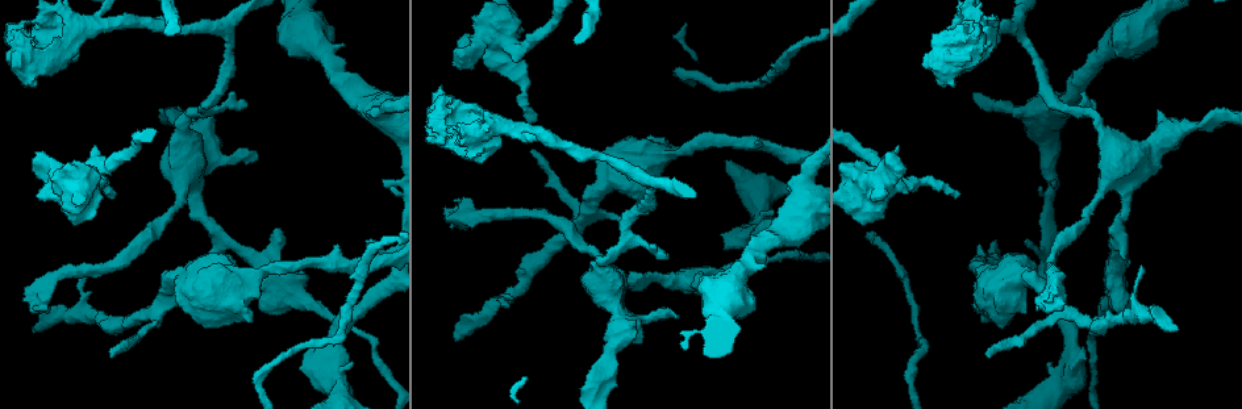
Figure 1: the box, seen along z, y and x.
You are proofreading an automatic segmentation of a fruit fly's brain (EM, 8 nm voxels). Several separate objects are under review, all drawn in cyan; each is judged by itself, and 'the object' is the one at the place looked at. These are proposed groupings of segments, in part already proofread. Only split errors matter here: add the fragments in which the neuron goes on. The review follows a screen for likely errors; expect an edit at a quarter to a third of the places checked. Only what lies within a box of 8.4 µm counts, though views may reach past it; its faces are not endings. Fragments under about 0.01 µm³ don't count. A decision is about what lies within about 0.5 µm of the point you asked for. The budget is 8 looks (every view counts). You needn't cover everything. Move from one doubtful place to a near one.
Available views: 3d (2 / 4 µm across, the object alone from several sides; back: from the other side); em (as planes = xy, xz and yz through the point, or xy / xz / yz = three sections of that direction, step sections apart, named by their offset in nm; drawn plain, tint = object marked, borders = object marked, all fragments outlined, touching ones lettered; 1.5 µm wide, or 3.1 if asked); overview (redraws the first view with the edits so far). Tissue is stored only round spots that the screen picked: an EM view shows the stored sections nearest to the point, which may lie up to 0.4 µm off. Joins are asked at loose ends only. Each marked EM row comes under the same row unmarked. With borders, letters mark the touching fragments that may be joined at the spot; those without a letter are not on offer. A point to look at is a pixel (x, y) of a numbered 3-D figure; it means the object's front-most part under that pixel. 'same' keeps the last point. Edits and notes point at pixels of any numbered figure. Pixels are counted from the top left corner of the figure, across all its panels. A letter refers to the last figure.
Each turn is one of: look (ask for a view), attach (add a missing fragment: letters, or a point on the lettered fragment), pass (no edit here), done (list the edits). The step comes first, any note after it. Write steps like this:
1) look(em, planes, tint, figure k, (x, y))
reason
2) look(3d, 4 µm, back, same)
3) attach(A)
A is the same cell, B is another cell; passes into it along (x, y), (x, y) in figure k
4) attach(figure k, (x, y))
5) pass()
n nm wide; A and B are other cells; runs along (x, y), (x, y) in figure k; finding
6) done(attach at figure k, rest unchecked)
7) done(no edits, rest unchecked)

look(em, planes, tint, figure 1, (921, 63))
stops while still wide

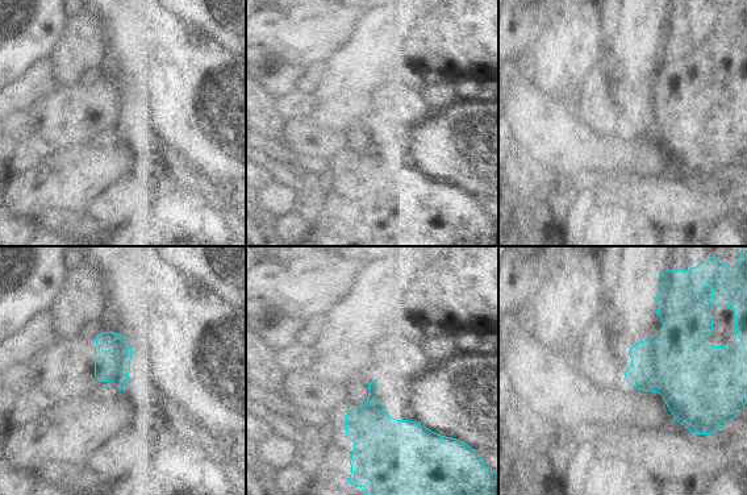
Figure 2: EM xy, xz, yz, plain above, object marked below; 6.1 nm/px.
look(em, planes, borders, same)
what lies round it

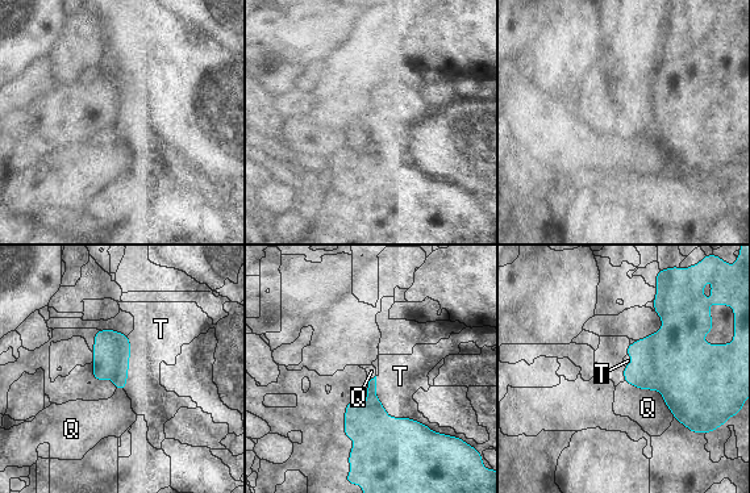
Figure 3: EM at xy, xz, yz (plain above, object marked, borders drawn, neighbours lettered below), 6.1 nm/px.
pass()
Q and T are other cells; border along (375, 376), (388, 417), (436, 434) in figure 3; no lettered fragment goes on from it

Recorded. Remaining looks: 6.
look(3d, 4 µm, figure 1, (957, 198))
free end

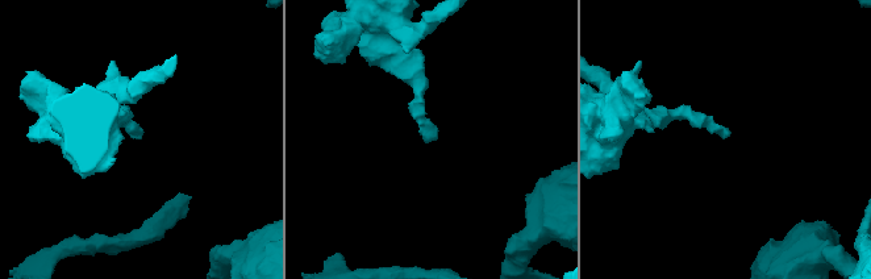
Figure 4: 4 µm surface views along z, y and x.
look(em, xz, step 4, borders, figure 4, (134, 136))

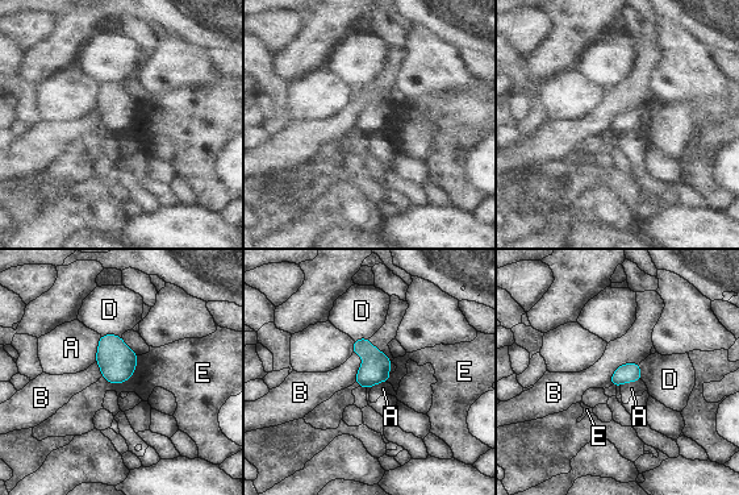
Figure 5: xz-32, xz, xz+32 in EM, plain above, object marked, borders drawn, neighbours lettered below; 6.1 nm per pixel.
look(em, yz, step 4, borders, same)
another direction

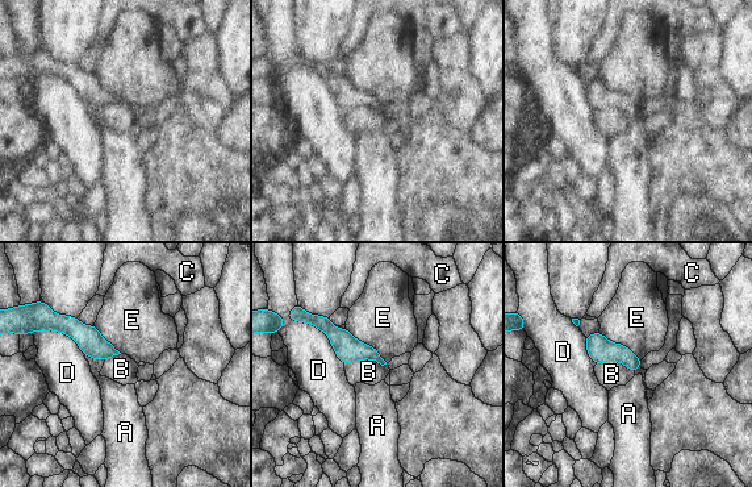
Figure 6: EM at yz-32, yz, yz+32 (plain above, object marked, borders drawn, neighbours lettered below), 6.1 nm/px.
pass()
A, B, C, D and E are other cells; runs along (317, 321), (351, 350), (376, 357) in figure 6; none of them fits

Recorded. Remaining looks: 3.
look(em, planes, borders, figure 1, (1138, 270))
tapers out

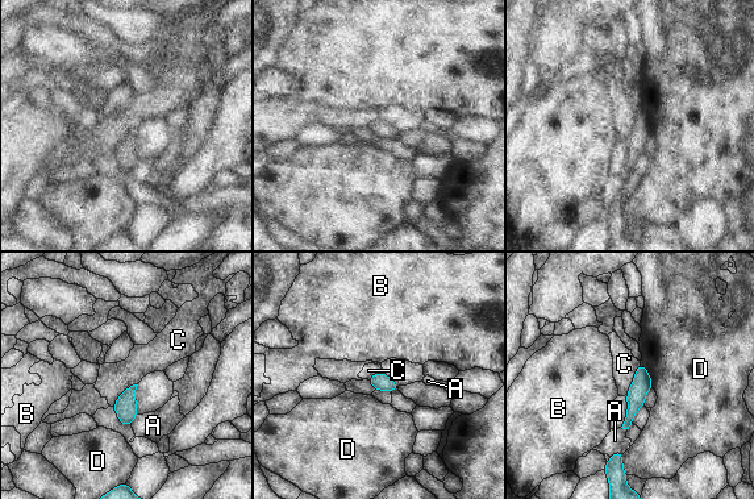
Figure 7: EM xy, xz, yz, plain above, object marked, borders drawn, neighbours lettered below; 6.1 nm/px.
pass()
110 nm wide; A, B, C and D are other cells; border along (640, 362), (633, 382), (625, 394) in figure 7; none of them fits

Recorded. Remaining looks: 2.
done(no edits, rest unchecked)

